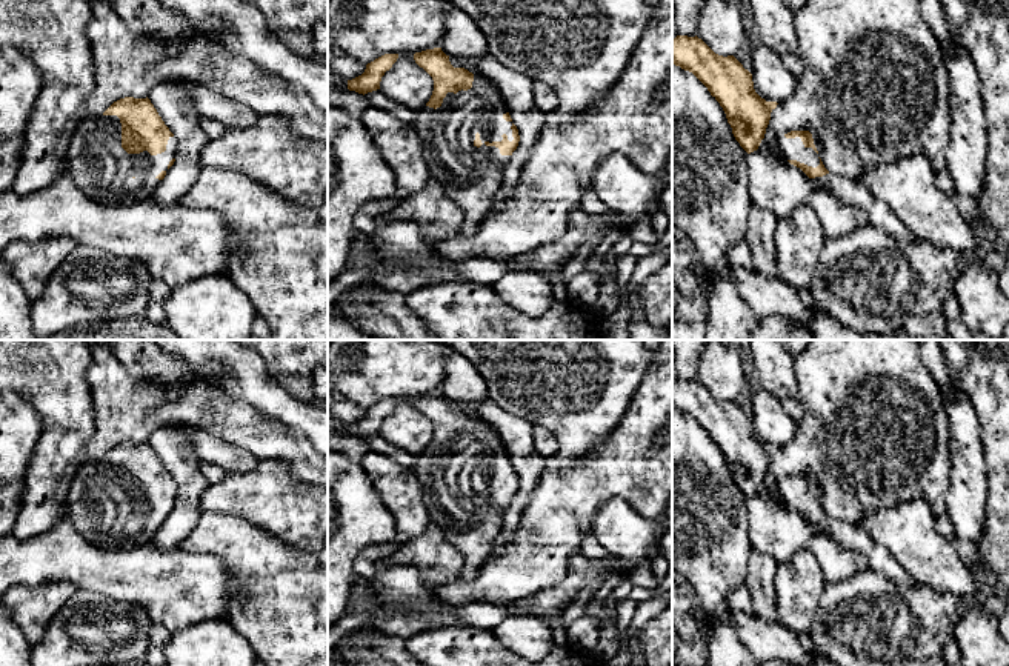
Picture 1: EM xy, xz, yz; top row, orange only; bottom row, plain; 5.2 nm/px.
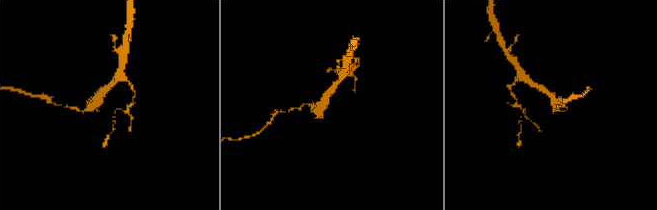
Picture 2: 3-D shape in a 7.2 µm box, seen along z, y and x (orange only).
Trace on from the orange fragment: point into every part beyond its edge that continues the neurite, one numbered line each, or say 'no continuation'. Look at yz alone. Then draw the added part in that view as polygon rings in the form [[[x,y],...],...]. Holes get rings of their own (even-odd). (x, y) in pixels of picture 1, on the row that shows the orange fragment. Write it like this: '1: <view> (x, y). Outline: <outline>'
1: yz (792, 148). Outline: [[[781,135],[778,138],[778,146],[786,160],[797,160],[812,168],[820,165],[818,154],[812,148],[806,148],[800,137],[786,138]]]

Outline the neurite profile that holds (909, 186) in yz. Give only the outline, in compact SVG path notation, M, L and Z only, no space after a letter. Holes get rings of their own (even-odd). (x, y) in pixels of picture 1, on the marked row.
M912 154L892 163L866 168L857 177L875 198L883 200L900 221L921 241L938 249L952 249L964 260L978 257L980 241L975 223L967 221L937 185L937 172L923 154Z

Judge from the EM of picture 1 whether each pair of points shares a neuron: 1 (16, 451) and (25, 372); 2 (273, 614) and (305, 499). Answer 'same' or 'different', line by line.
1: different
2: different

